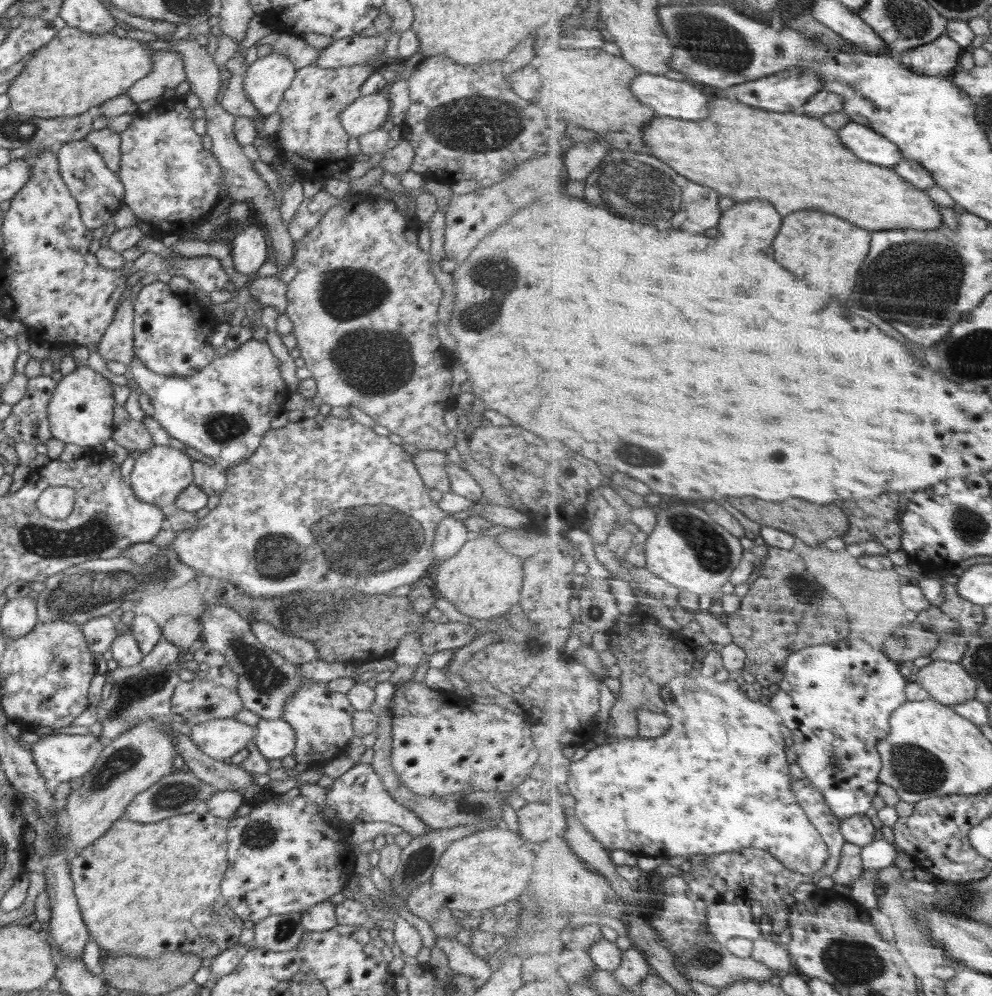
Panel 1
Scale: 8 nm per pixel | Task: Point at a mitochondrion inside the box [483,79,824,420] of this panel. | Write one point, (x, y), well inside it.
(634, 186)

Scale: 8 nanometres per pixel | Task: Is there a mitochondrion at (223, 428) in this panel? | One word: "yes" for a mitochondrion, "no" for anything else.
yes

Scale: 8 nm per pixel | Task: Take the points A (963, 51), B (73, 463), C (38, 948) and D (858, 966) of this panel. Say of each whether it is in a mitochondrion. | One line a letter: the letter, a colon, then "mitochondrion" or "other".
A: other
B: other
C: other
D: mitochondrion

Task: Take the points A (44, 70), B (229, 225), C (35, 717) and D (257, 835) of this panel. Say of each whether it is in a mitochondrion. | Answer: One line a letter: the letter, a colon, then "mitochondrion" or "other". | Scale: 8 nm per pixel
A: other
B: other
C: other
D: mitochondrion

